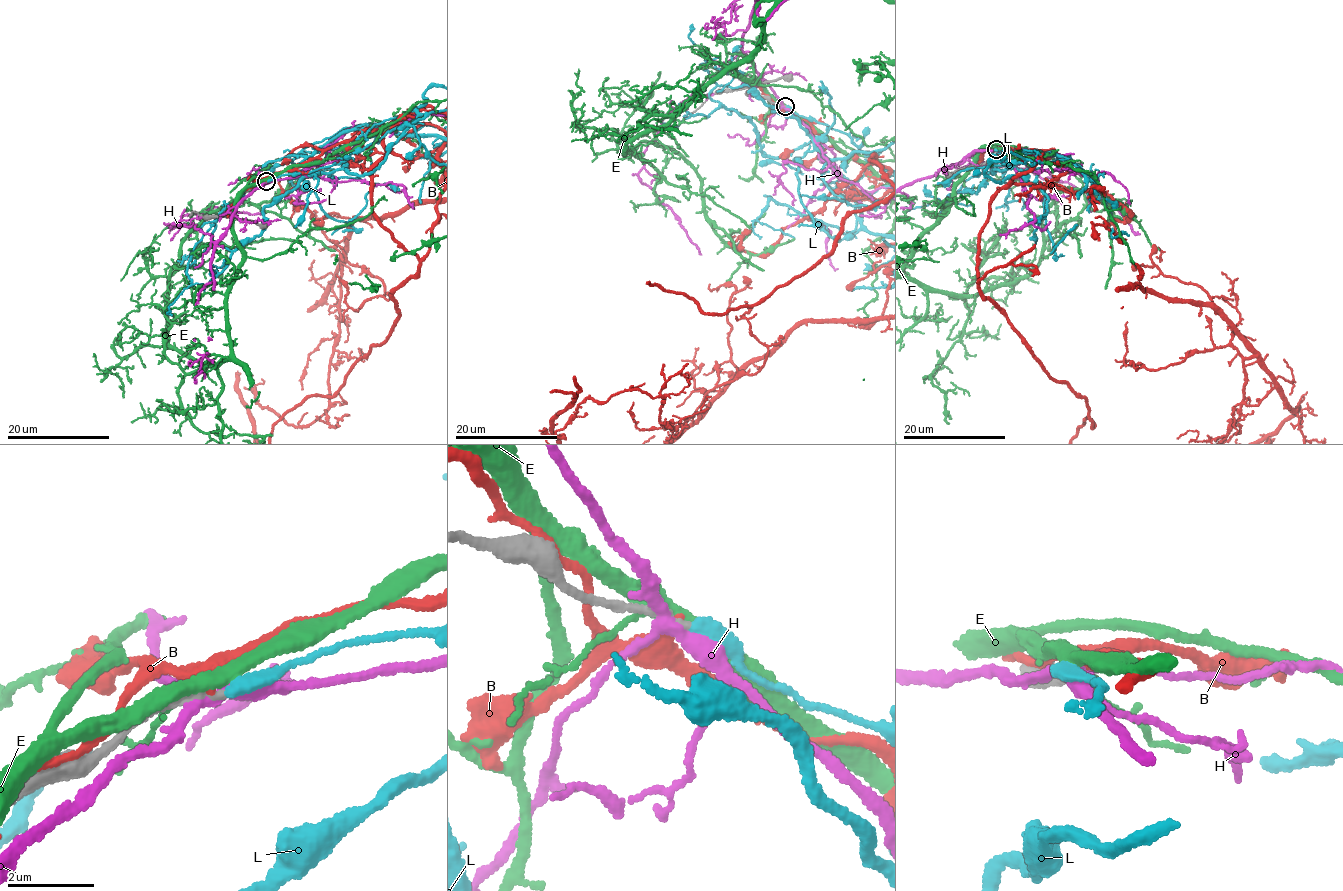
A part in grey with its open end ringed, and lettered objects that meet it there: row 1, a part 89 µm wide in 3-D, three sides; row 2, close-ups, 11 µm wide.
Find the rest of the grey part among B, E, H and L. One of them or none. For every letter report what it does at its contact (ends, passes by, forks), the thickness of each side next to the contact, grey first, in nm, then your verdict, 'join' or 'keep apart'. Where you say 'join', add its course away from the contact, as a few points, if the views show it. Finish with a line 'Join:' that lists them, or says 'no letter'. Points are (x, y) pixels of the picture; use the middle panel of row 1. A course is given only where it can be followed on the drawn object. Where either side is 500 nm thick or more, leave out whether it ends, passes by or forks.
B: it ends there; 190 nm thick on the grey side, 340 nm on the other; keep apart
E: it forks there; 200 nm thick on the grey side, 340 nm on the other; keep apart
H: it forks there; 200 nm thick on the grey side, 260 nm on the other; keep apart
L: it ends there; 170 nm thick on the grey side, 360 nm on the other; join
Join: L

